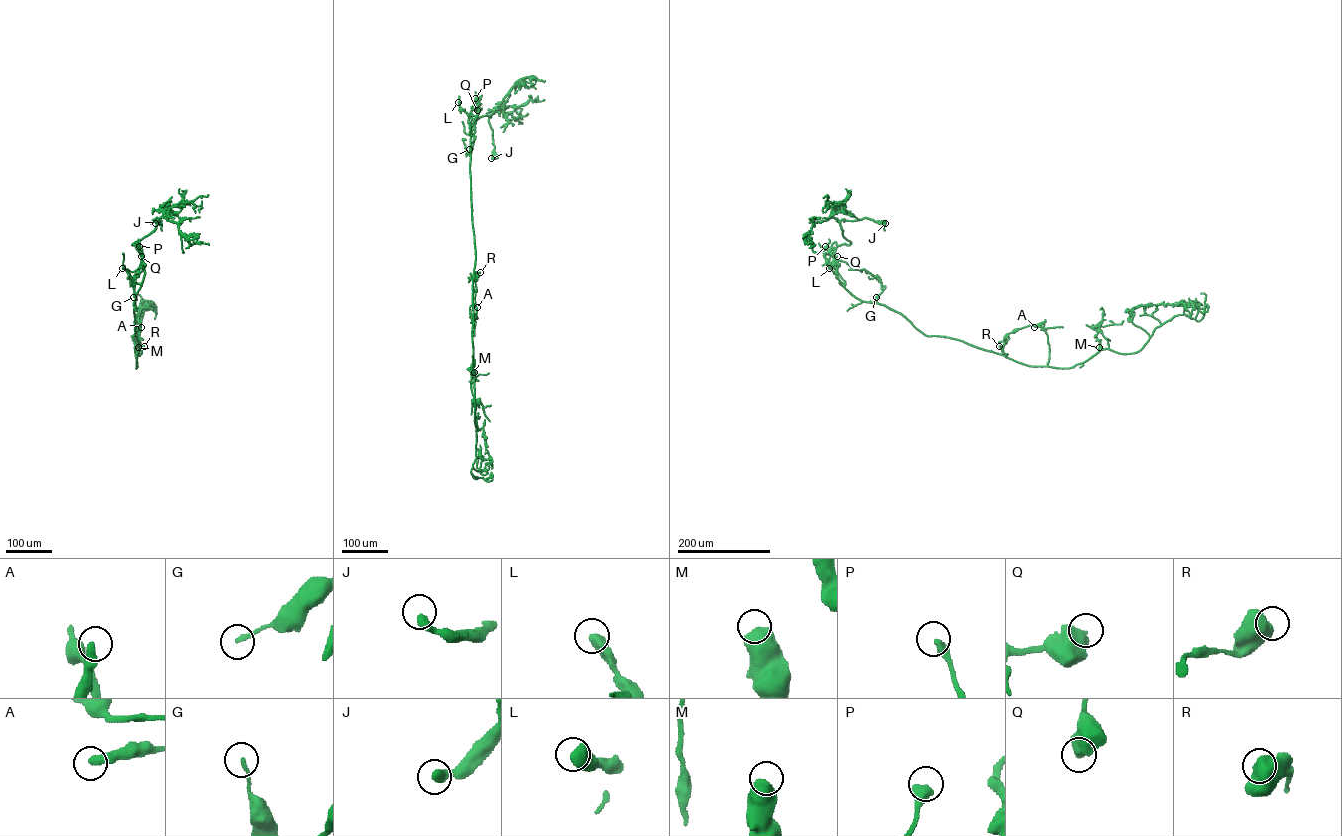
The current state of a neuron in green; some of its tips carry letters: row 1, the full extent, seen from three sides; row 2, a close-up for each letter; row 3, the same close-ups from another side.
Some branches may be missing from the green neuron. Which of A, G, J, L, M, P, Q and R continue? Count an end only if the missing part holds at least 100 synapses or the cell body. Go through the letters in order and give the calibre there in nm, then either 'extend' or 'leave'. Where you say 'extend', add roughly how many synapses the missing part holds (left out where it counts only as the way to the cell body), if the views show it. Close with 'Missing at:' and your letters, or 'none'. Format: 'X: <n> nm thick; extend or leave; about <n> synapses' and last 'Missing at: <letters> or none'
A: 420 nm thick; leave
G: 160 nm thick; leave
J: 400 nm thick; leave
L: 550 nm thick; leave
M: 700 nm thick; leave
P: 460 nm thick; leave
Q: 600 nm thick; extend; about 120 synapses
R: 650 nm thick; leave
Missing at: Q

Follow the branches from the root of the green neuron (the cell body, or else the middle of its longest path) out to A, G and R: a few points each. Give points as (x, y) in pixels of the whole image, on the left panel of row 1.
A: (159, 222), (153, 219), (158, 221), (155, 229), (132, 244), (145, 273), (134, 310), (137, 366), (141, 327)
G: (159, 222), (153, 219), (158, 221), (155, 229), (132, 244), (145, 273), (135, 302), (133, 297)
R: (159, 222), (153, 219), (158, 221), (155, 229), (132, 244), (145, 273), (134, 310), (138, 355), (144, 346)

